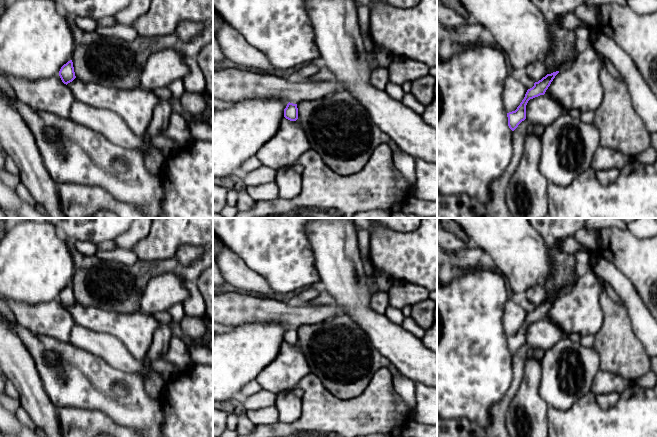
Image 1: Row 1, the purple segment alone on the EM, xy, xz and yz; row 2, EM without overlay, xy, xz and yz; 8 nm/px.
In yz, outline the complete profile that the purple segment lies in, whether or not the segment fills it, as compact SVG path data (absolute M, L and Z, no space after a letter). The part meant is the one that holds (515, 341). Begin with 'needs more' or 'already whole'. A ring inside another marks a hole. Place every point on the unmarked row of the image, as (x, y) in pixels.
already whole; M559 295L547 298L541 304L535 306L534 310L527 314L524 323L517 331L517 333L515 335L507 337L508 350L512 355L514 355L518 349L526 343L526 329L528 325L540 319L544 319L558 297Z

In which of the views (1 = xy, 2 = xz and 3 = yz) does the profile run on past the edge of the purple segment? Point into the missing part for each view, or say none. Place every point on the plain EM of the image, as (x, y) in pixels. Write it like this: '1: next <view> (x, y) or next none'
1: next none
2: next none
3: next none

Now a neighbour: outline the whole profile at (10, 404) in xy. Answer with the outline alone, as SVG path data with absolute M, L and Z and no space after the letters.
M0 393L0 404L8 411L16 413L19 407L21 407L20 400L11 398L7 394Z

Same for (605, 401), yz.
M606 393L596 395L596 401L598 406L601 409L607 410L610 407L613 407L619 399L619 395L617 393Z

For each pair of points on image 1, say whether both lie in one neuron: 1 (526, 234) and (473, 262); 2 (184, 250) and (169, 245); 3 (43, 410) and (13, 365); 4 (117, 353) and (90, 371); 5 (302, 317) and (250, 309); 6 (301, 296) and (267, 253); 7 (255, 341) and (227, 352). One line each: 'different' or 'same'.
1: different
2: different
3: same
4: different
5: same
6: different
7: same

